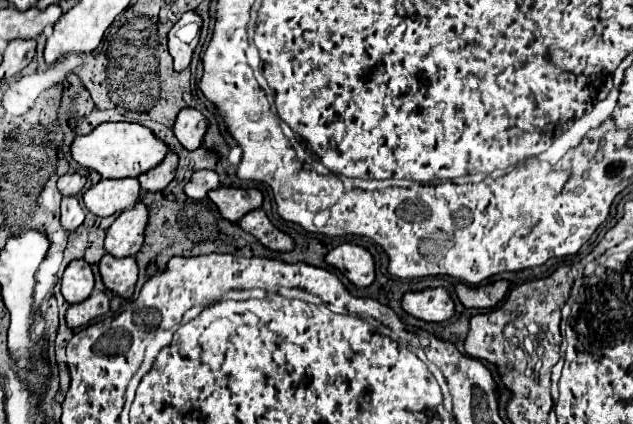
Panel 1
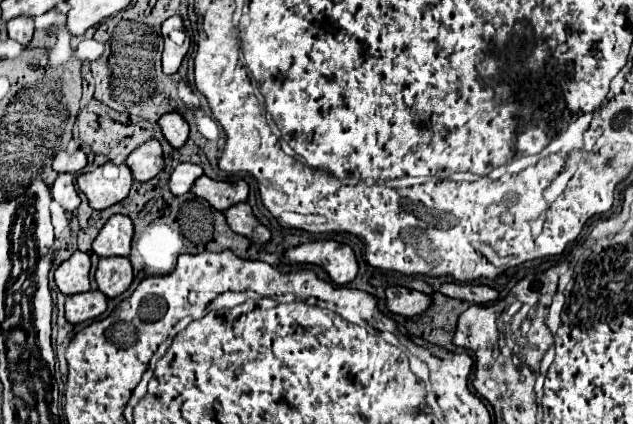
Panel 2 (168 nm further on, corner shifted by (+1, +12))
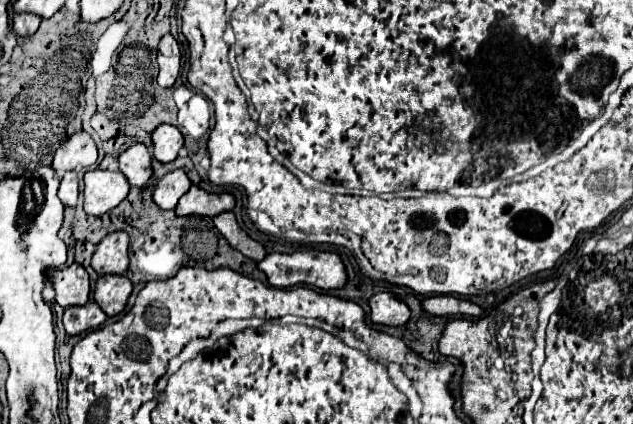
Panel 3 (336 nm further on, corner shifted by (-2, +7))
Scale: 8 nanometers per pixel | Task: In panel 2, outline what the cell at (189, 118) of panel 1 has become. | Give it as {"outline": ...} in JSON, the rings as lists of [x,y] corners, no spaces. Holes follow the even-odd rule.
{"outline":[[[168,112],[164,114],[160,120],[158,120],[166,140],[174,146],[174,148],[180,148],[184,146],[184,142],[188,140],[188,134],[190,134],[190,126],[186,122],[186,118],[180,114],[180,112]]]}

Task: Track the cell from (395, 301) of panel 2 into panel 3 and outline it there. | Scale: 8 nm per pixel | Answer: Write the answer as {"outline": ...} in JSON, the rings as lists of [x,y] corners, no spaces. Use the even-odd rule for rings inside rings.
{"outline":[[[377,293],[369,299],[369,307],[371,307],[371,313],[369,313],[369,319],[371,323],[377,323],[377,325],[389,325],[389,327],[399,327],[403,323],[407,323],[411,311],[409,307],[395,299],[391,293]]]}

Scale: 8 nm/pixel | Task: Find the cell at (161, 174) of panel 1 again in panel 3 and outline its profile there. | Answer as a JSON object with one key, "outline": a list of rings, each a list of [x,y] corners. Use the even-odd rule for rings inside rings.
{"outline":[[[137,143],[119,155],[119,171],[131,187],[145,185],[151,177],[151,155],[145,145]]]}

